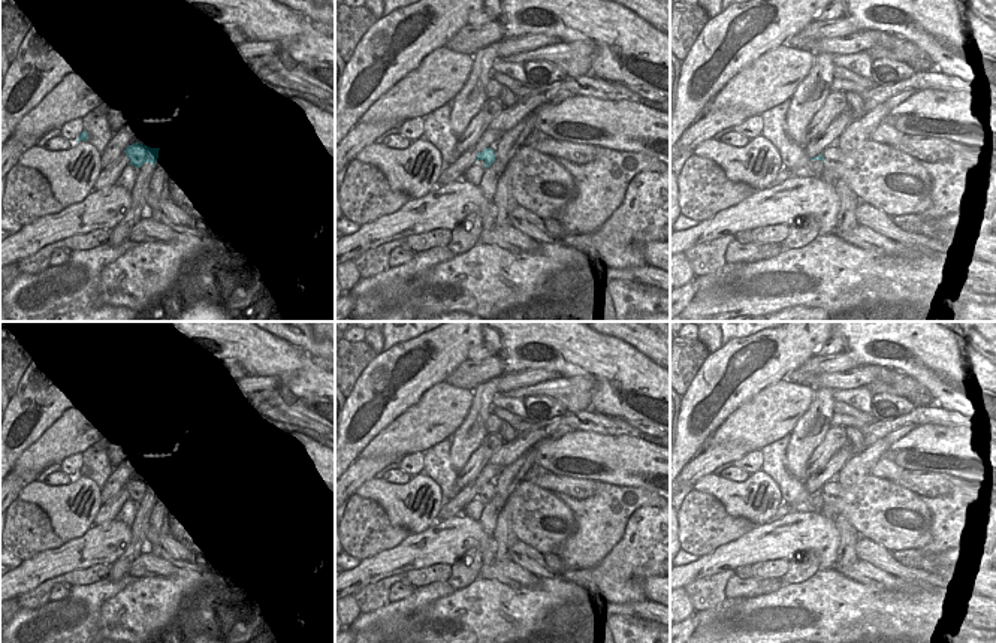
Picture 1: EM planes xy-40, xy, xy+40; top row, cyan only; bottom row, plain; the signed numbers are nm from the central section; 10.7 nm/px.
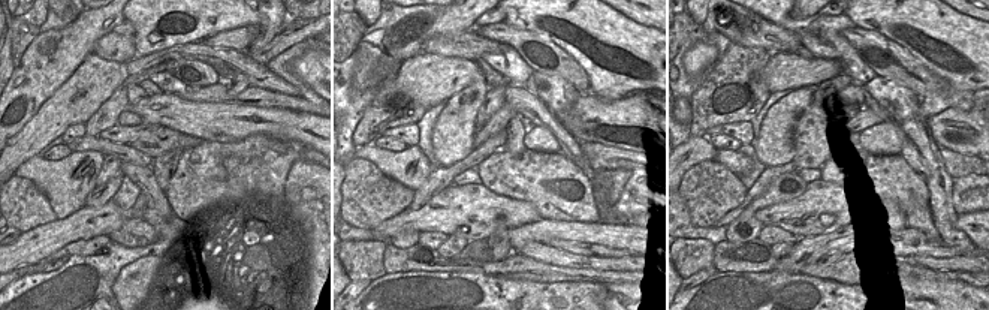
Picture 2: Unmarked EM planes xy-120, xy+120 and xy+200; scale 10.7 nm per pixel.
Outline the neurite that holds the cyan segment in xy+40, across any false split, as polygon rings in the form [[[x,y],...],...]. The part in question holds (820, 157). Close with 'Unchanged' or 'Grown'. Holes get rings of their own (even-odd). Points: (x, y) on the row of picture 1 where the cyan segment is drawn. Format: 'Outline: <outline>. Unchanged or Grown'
Outline: [[[867,141],[861,148],[855,150],[854,153],[842,153],[839,148],[827,147],[818,157],[811,159],[811,161],[812,160],[820,160],[826,170],[833,170],[834,181],[842,179],[851,188],[851,191],[858,199],[858,206],[861,203],[866,203],[885,212],[890,218],[909,214],[921,215],[930,206],[930,196],[927,196],[924,191],[924,163],[890,145]]]. Grown

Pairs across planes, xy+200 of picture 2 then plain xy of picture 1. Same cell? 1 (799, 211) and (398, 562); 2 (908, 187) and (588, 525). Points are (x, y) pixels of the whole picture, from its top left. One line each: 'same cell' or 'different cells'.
1: same cell
2: different cells

